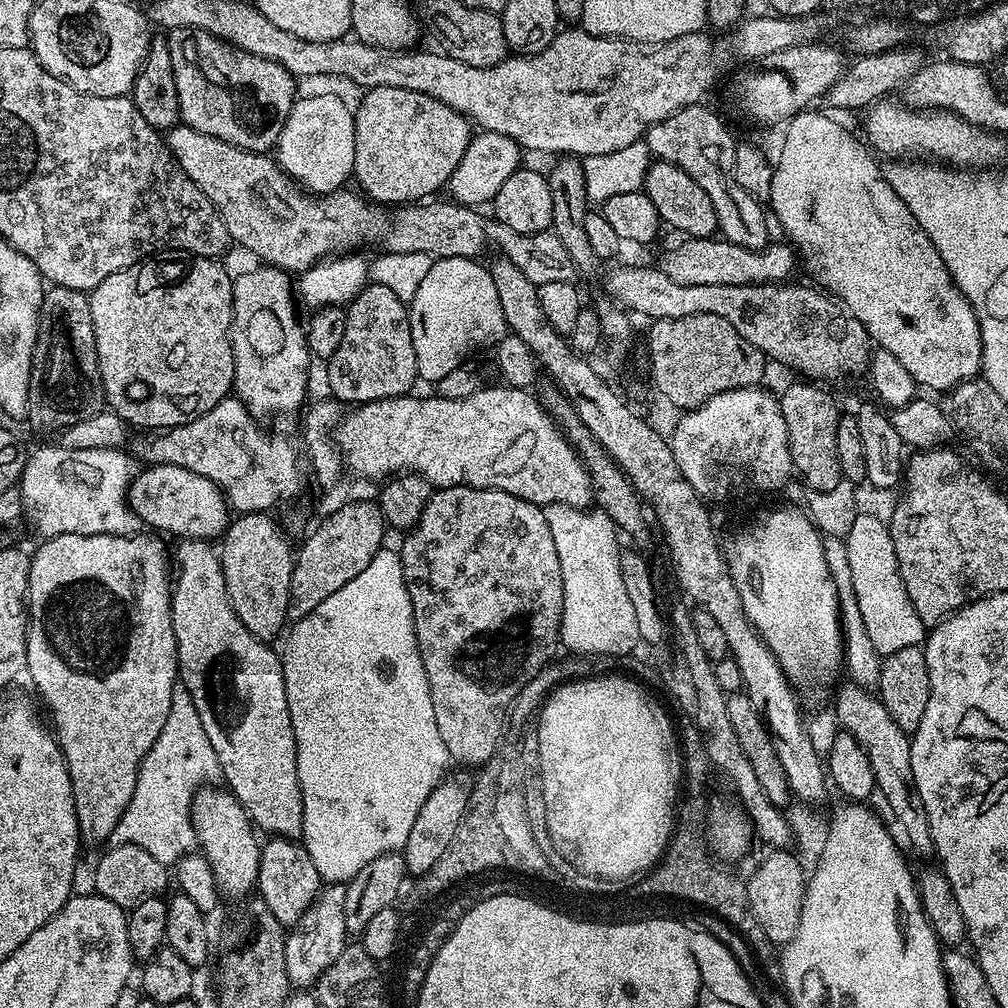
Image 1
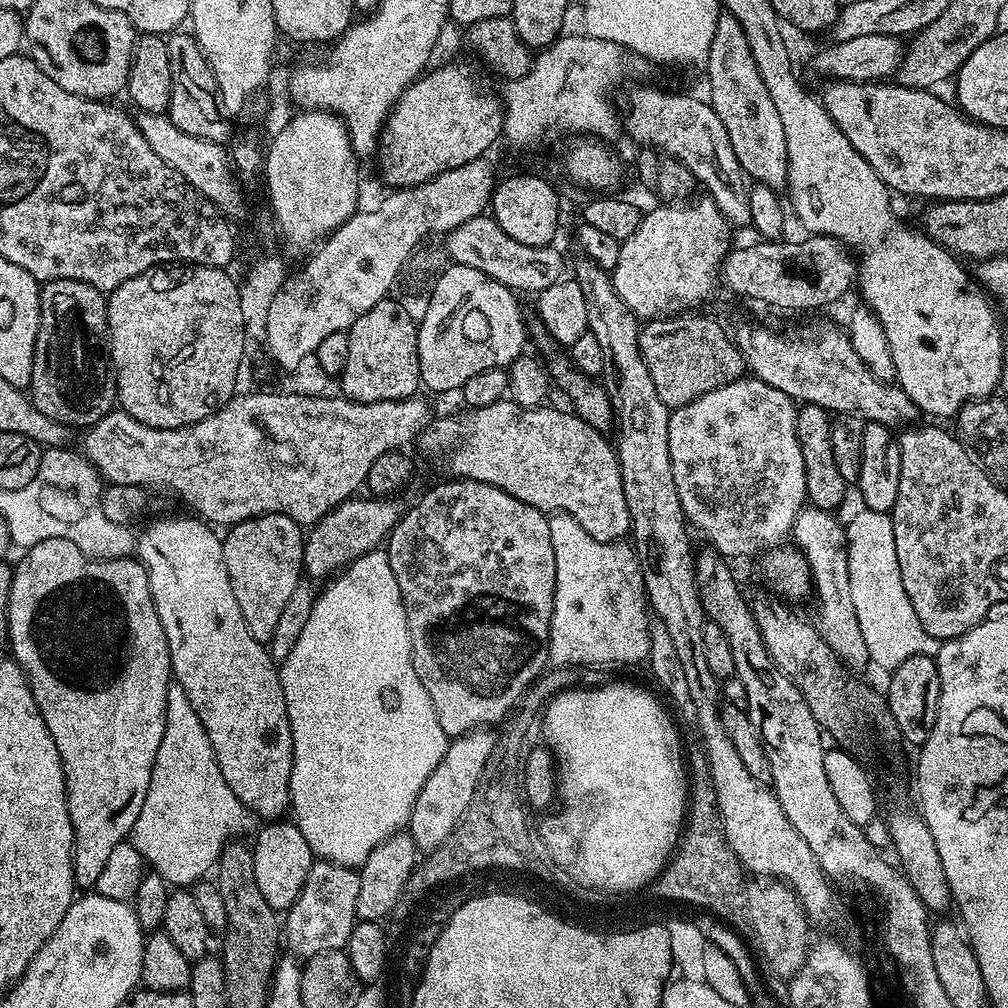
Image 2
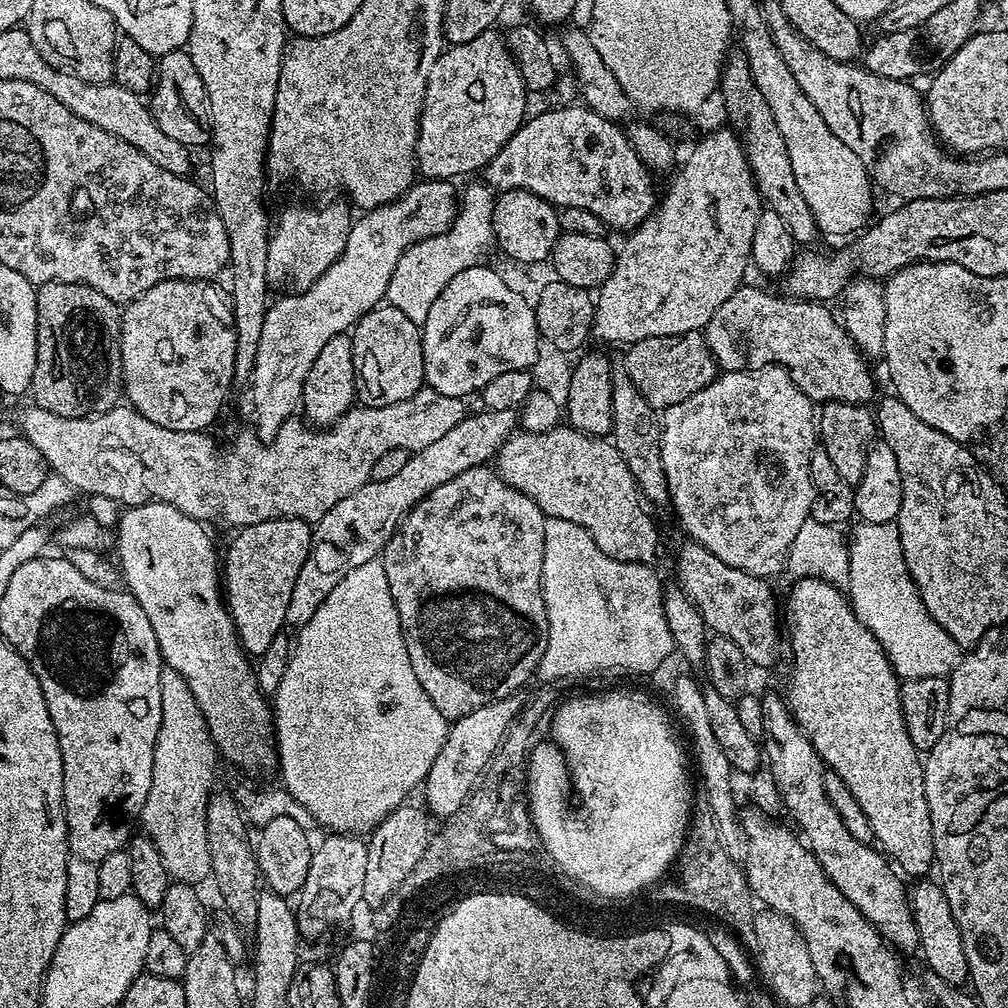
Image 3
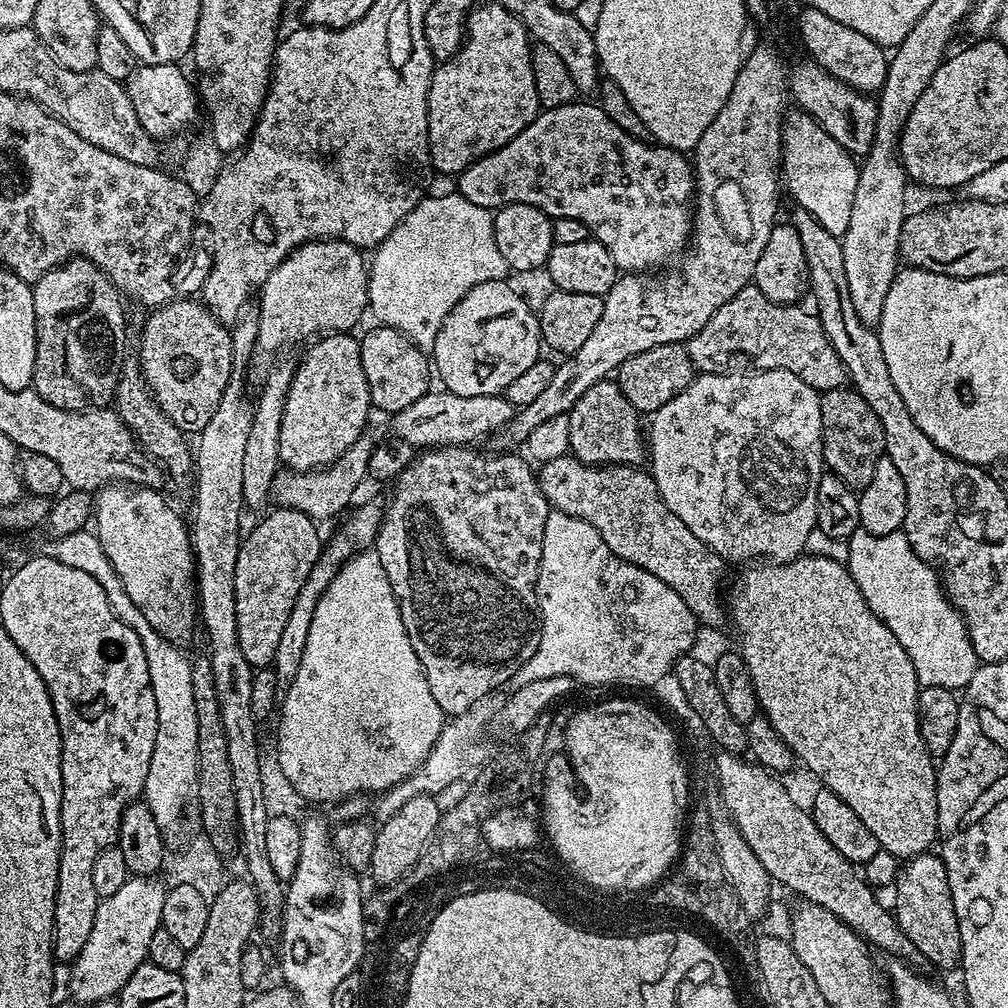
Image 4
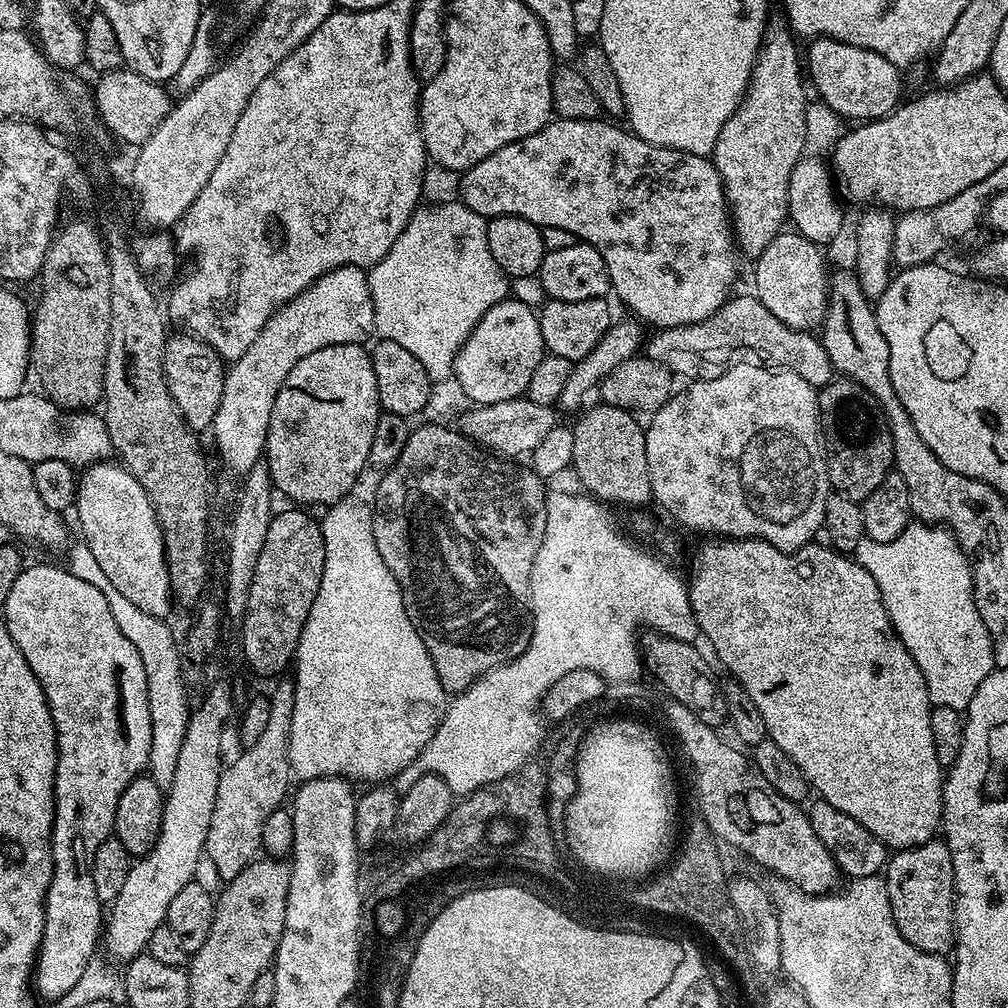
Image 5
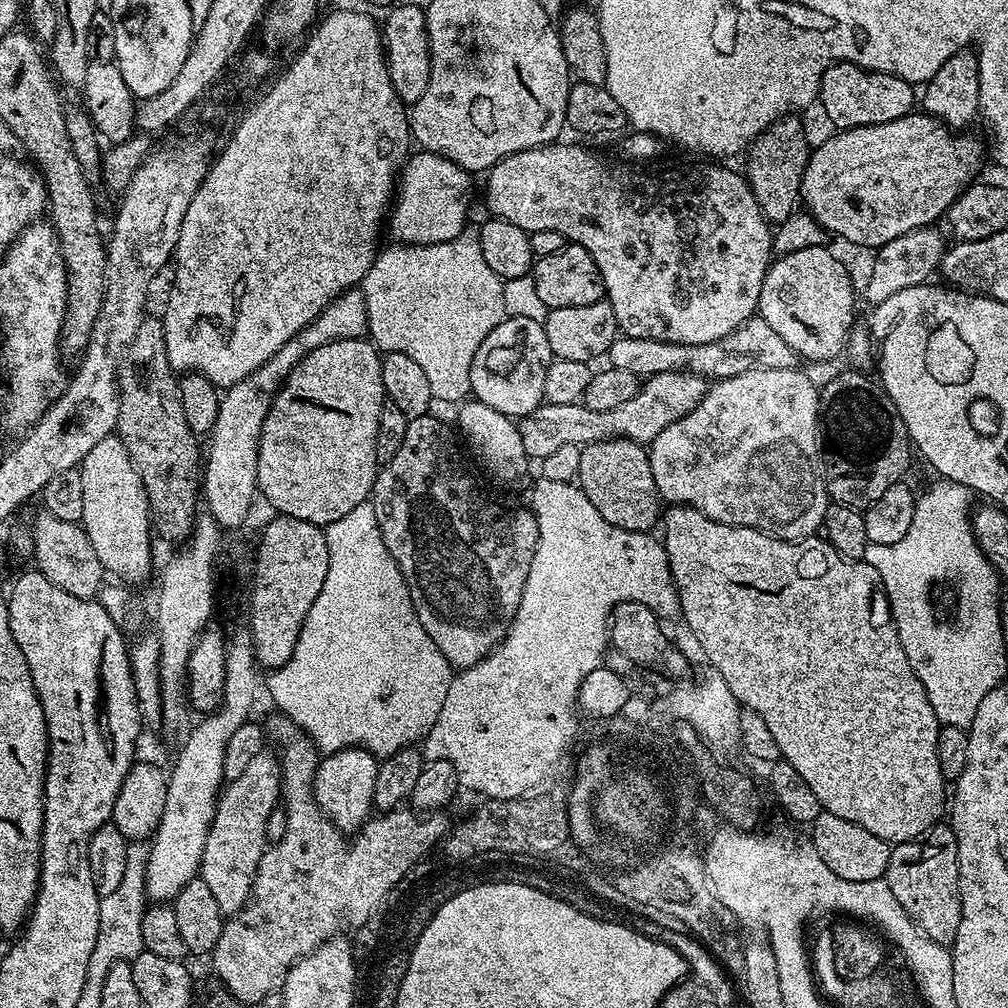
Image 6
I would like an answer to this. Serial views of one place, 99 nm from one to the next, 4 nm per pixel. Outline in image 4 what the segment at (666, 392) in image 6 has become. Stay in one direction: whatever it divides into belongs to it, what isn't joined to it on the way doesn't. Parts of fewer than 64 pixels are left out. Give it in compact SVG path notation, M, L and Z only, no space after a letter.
M447 390L428 391L418 402L410 402L406 410L391 417L391 431L398 438L410 442L417 450L439 446L472 446L483 436L491 437L511 422L514 407L504 394L499 396L459 396Z

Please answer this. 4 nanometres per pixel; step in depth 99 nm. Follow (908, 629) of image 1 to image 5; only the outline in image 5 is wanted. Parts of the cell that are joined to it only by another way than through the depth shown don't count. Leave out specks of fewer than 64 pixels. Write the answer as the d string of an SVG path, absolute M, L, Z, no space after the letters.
M910 522L906 530L898 538L894 538L893 542L874 542L864 537L852 554L877 582L888 617L902 638L906 650L910 650L914 662L918 662L918 670L922 670L922 678L926 679L933 705L937 708L967 709L978 686L982 686L982 682L986 682L986 678L996 668L992 639L974 602L973 565L970 563L969 553L961 548L956 537L947 528Z

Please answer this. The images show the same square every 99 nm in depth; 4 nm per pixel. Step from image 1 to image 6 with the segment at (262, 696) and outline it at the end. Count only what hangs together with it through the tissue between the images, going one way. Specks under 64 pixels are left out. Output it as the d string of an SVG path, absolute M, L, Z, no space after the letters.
M116 434L102 438L102 442L98 442L98 446L94 446L94 450L90 450L90 454L86 454L86 458L78 467L82 478L80 524L90 538L90 546L94 546L94 554L98 554L98 562L102 562L105 573L109 577L115 578L125 585L142 583L152 572L153 537L150 533L153 531L153 526L142 478L139 477L138 470L134 468L128 457L126 446Z

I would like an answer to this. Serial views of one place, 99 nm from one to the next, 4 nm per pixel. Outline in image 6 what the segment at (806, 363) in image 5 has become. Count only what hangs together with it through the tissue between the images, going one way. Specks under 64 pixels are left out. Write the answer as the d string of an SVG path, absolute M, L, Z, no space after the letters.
M759 314L752 316L745 324L738 326L726 338L717 340L715 344L671 344L658 342L654 338L634 338L633 336L617 335L616 341L610 346L606 360L611 367L618 370L630 370L637 378L647 378L666 374L667 372L689 372L695 376L712 378L717 375L716 355L728 360L732 355L750 356L761 368L795 368L798 357Z

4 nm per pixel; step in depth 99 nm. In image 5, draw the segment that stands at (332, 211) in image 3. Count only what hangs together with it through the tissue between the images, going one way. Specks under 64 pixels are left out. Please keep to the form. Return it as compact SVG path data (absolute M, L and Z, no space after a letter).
M349 264L325 272L289 304L277 308L250 350L246 350L242 358L231 361L224 373L222 402L218 402L218 414L214 414L210 429L220 451L220 460L230 471L243 474L261 461L274 398L278 398L286 374L290 374L306 354L314 354L314 350L326 346L367 345L373 339L376 331L374 302L368 280L369 273L365 269Z

